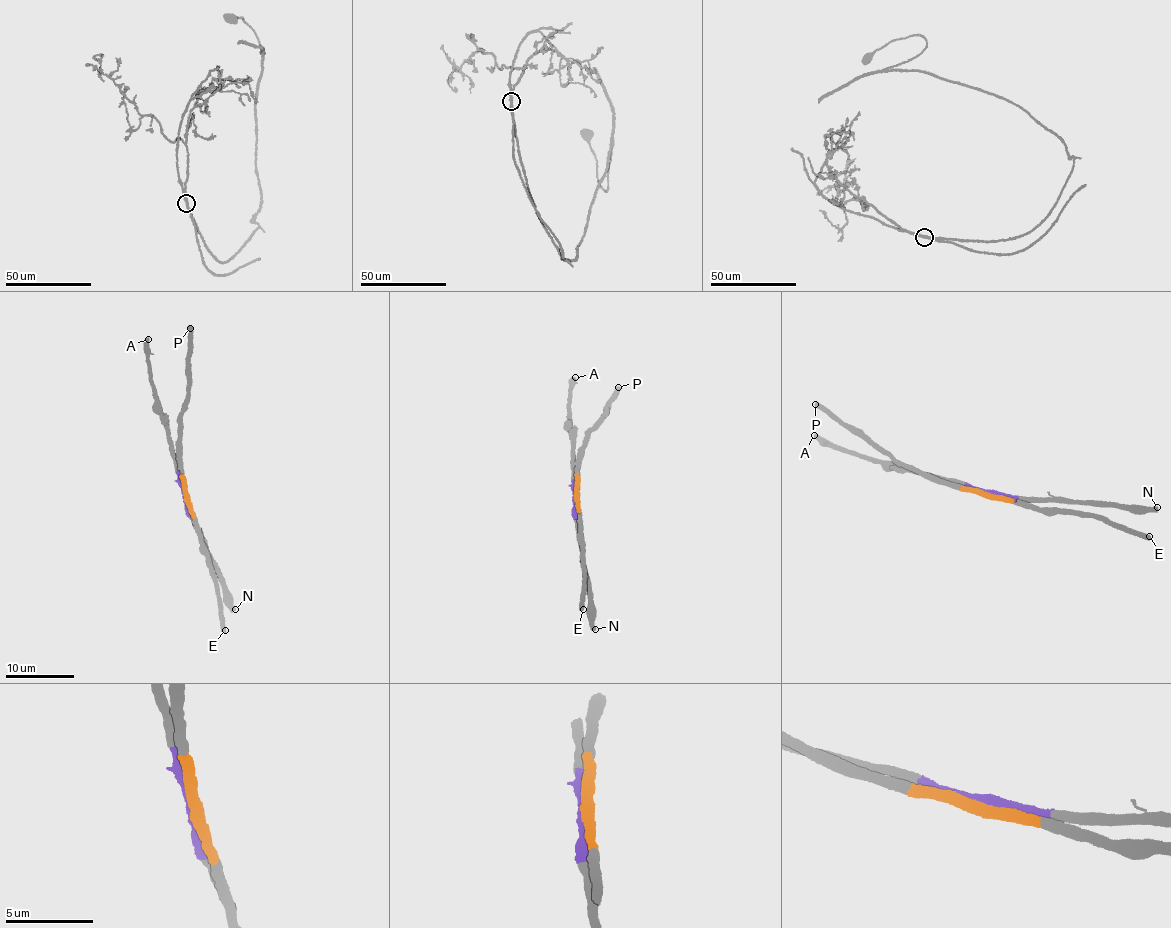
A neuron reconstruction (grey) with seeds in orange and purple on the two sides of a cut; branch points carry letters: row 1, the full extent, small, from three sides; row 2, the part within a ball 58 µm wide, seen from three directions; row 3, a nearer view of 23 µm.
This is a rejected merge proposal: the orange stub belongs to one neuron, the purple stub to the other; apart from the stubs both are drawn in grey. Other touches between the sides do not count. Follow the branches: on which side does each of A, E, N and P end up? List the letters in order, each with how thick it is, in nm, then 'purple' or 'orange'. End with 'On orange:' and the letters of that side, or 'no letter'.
A: calibre 440 nm; purple
E: calibre 550 nm; orange
N: calibre 480 nm; purple
P: calibre 500 nm; orange
On orange: E, P

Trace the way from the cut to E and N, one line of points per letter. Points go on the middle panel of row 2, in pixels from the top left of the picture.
E: (575, 494), (584, 571), (580, 608), (583, 610)
N: (575, 494), (575, 520), (589, 583), (591, 624), (595, 629)

